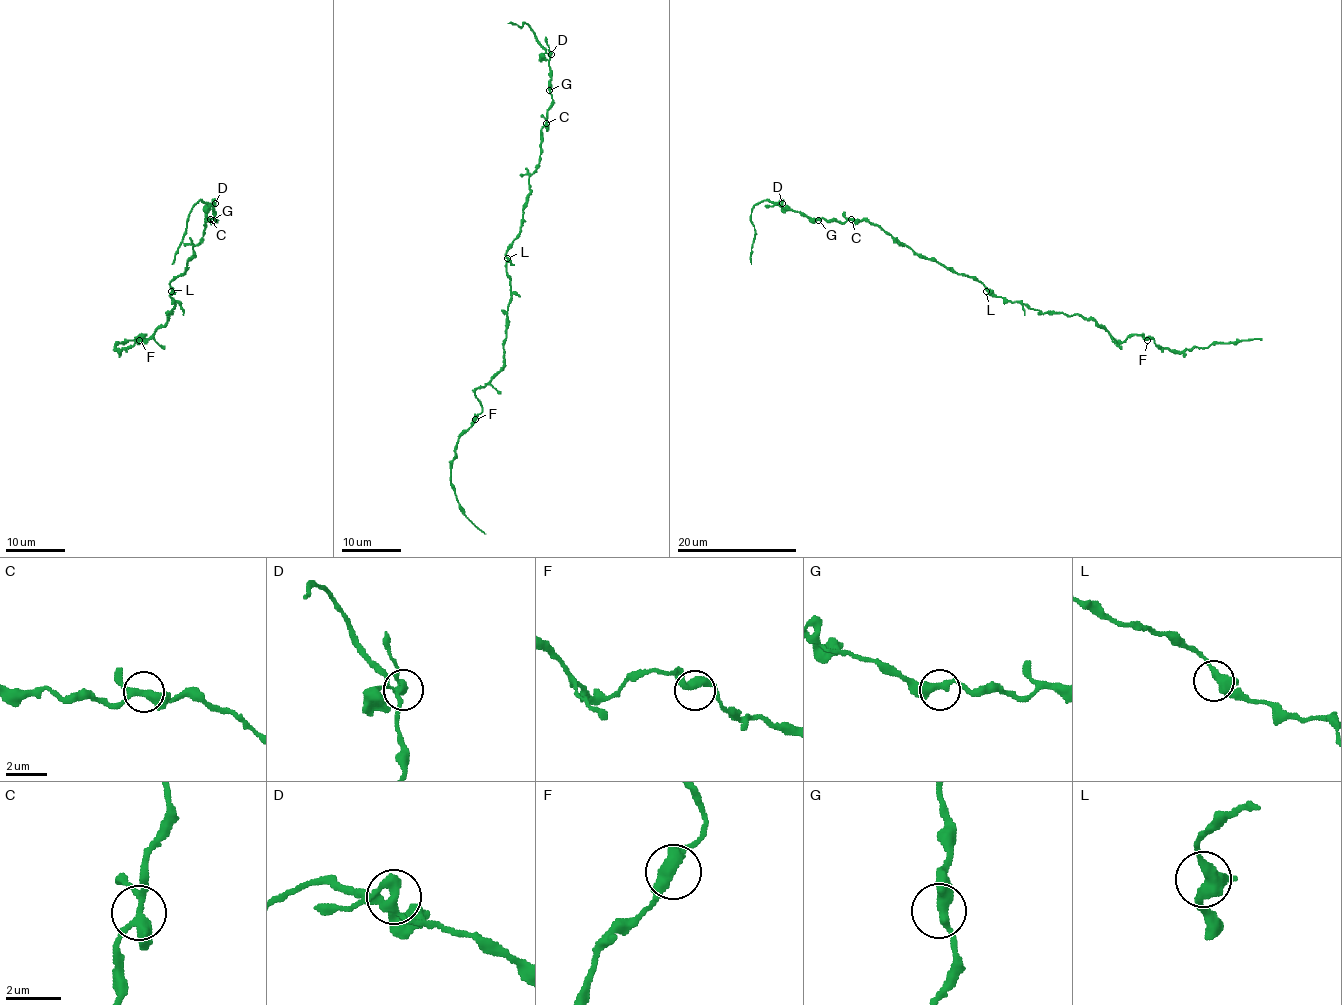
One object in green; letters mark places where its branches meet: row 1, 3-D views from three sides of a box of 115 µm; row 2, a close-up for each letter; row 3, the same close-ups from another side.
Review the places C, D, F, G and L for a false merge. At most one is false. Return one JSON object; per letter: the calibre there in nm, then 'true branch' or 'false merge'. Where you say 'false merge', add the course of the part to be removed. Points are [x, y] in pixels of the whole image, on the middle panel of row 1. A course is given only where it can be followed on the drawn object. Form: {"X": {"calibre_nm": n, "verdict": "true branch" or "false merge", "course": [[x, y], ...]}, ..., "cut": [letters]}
{"C": {"calibre_nm": 280, "verdict": "true branch"}, "D": {"calibre_nm": 320, "verdict": "false merge", "course": [[550, 54], [528, 24], [525, 23], [520, 27], [508, 23]]}, "F": {"calibre_nm": 400, "verdict": "true branch"}, "G": {"calibre_nm": 380, "verdict": "true branch"}, "L": {"calibre_nm": 320, "verdict": "true branch"}, "cut": ["D"]}

